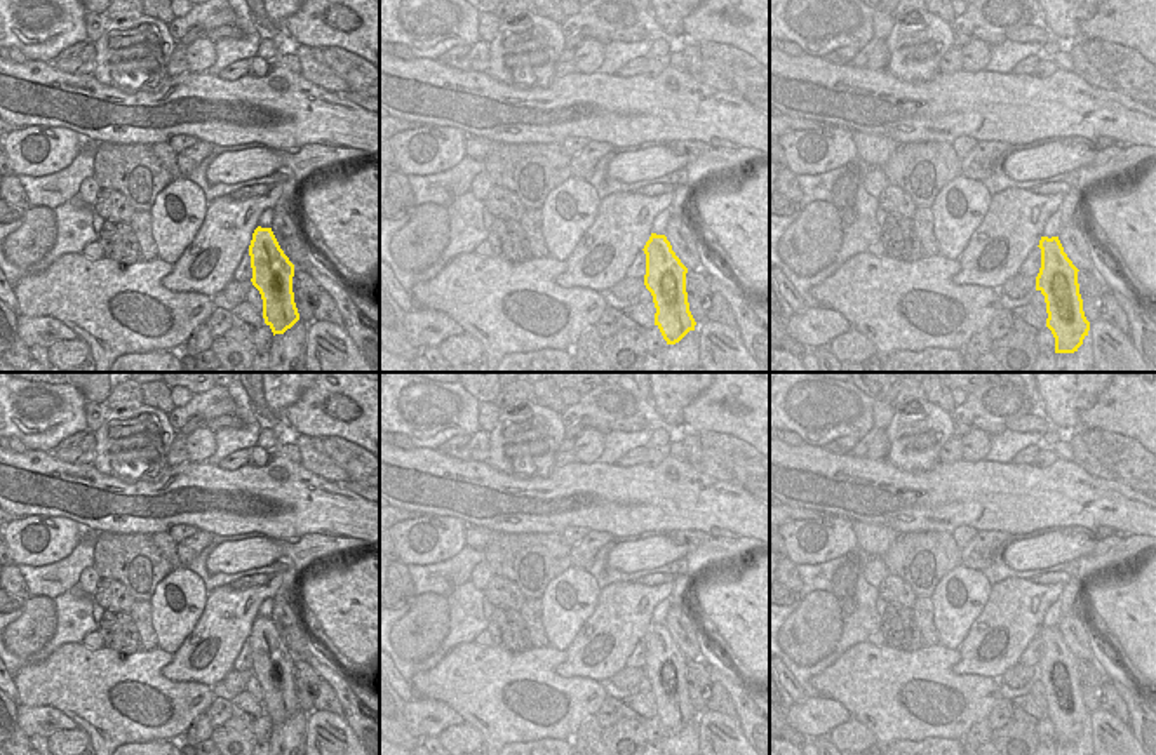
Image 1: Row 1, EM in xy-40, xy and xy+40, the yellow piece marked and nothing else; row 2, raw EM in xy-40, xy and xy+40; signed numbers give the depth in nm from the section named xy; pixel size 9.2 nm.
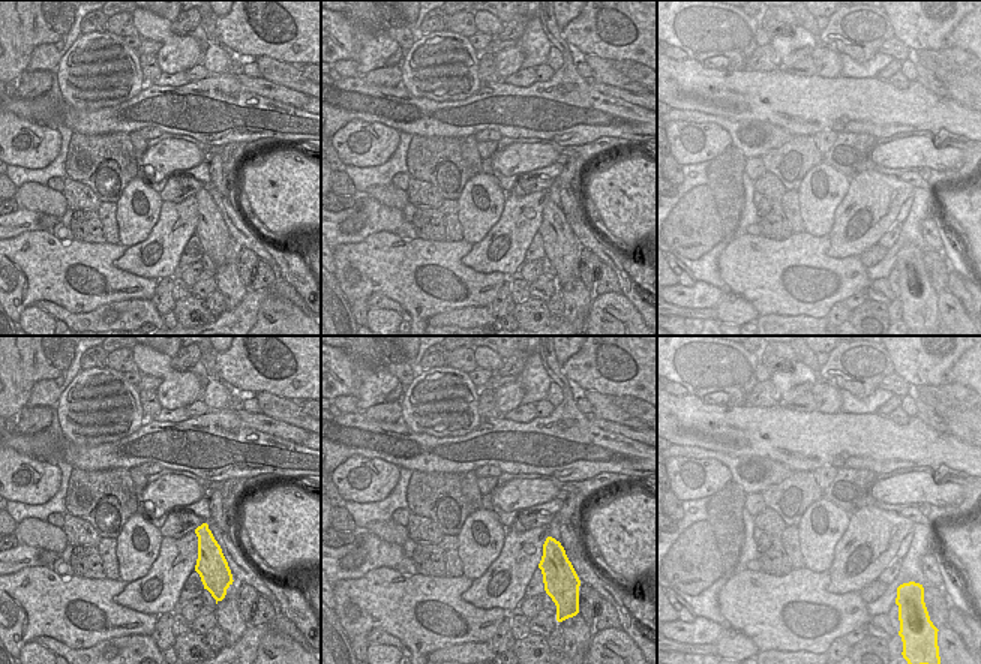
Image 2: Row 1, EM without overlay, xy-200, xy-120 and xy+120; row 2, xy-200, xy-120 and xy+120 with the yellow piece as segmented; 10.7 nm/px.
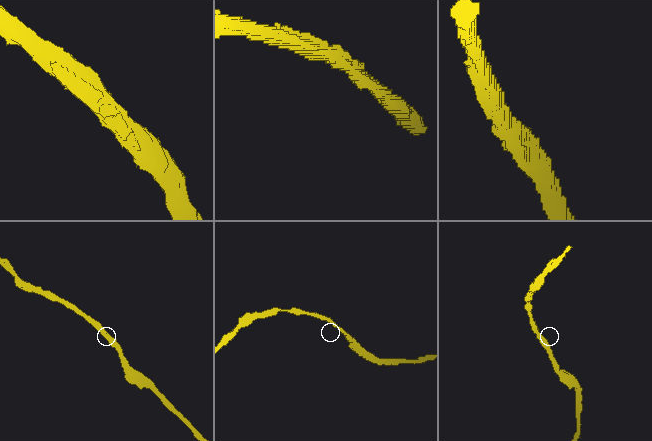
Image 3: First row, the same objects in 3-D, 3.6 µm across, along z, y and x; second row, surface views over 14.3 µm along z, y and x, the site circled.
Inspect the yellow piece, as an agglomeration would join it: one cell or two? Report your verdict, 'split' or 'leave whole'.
leave whole

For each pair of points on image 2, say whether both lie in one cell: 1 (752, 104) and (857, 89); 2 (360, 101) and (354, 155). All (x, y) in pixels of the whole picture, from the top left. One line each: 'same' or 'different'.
1: same
2: different

